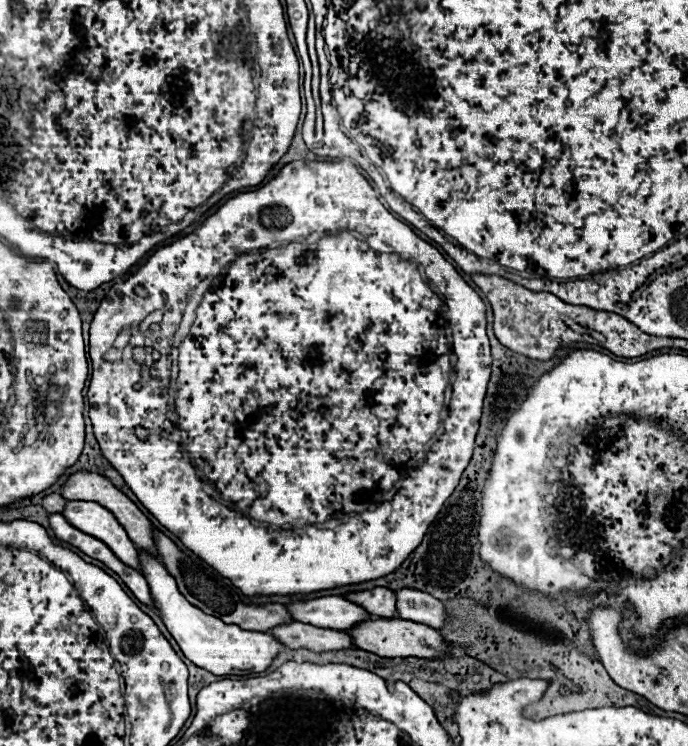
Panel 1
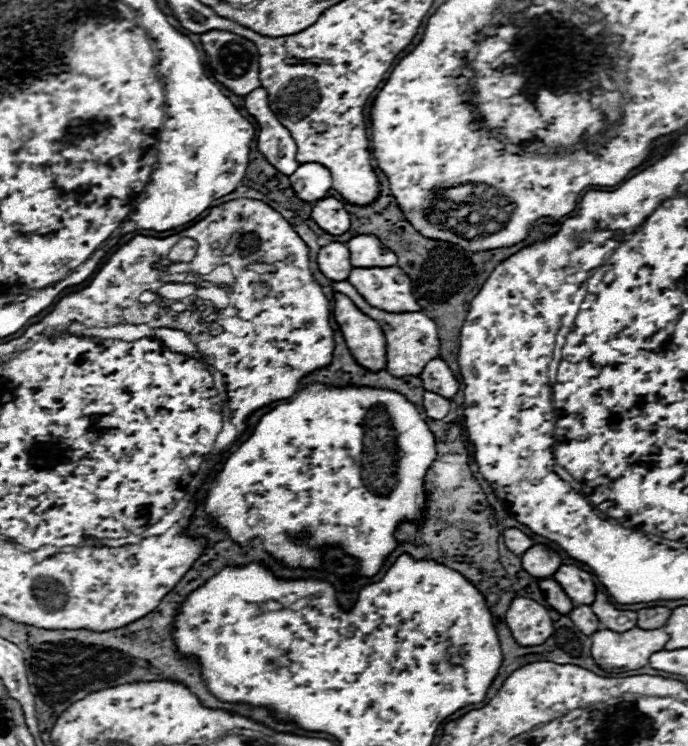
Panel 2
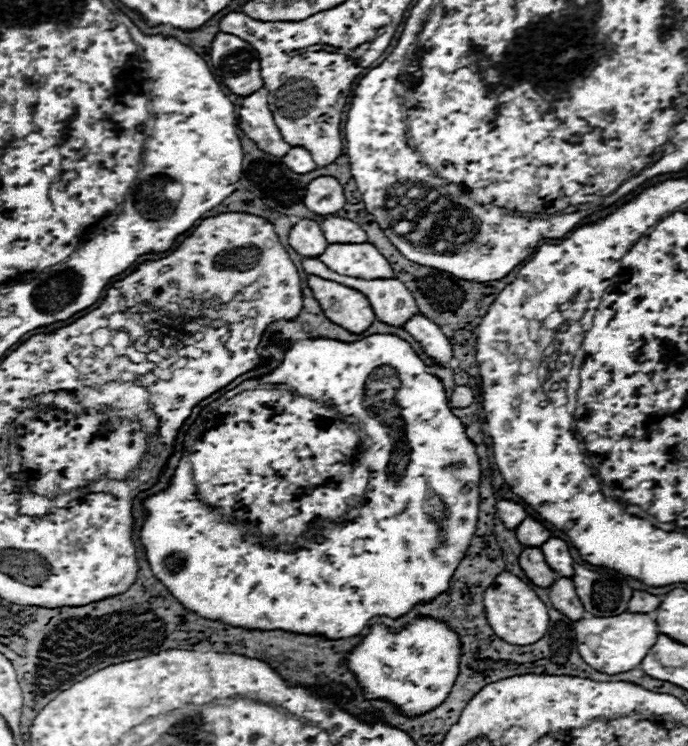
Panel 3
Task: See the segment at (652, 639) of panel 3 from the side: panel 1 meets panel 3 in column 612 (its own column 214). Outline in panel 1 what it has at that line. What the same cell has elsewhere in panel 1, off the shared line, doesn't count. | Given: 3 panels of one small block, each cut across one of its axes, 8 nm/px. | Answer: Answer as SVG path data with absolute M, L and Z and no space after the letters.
M140 552L140 564L144 568L144 576L148 580L152 598L156 606L162 612L162 620L170 634L176 638L180 650L184 656L194 662L196 666L222 676L222 674L244 674L254 668L254 672L264 672L274 658L284 650L286 646L268 632L252 632L252 630L242 630L236 624L226 624L210 614L204 614L200 608L194 608L176 588L176 580L166 572L166 568L154 558L148 556L146 552Z

